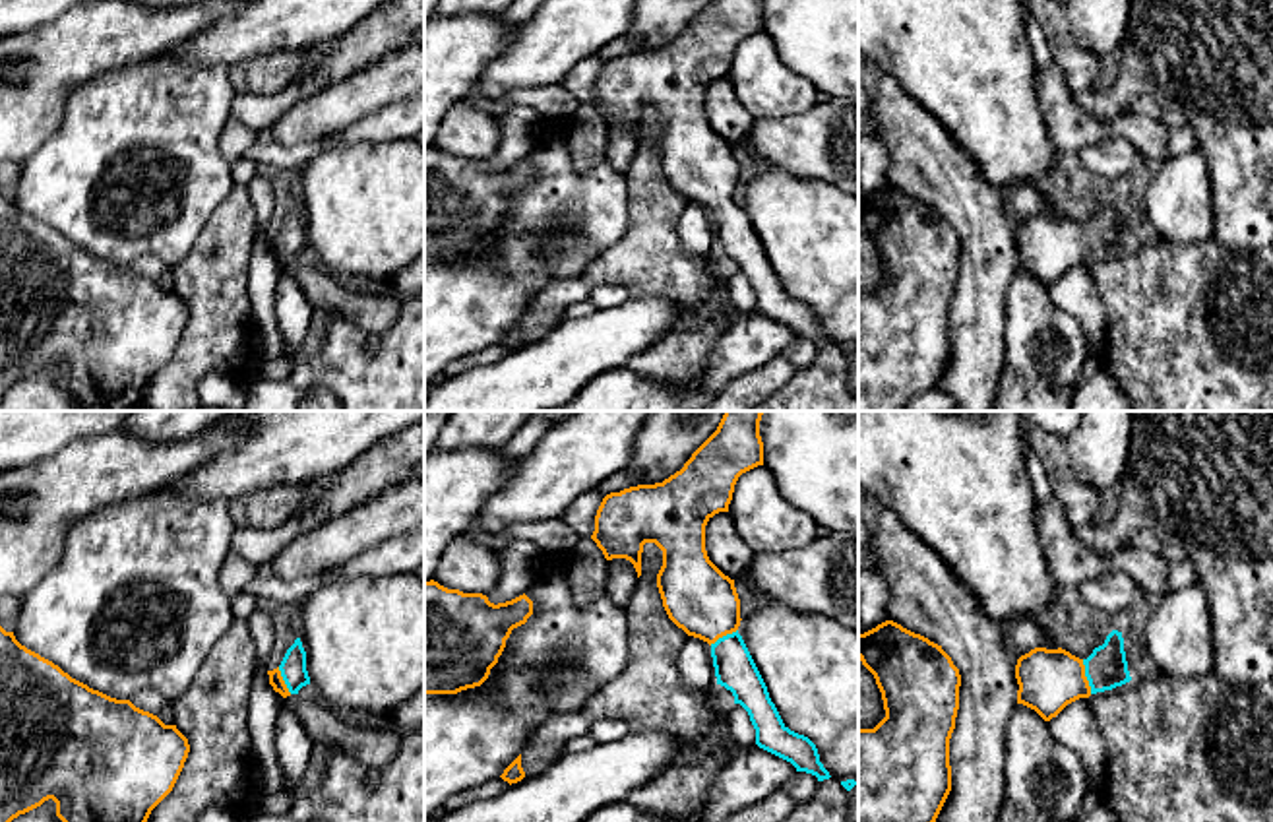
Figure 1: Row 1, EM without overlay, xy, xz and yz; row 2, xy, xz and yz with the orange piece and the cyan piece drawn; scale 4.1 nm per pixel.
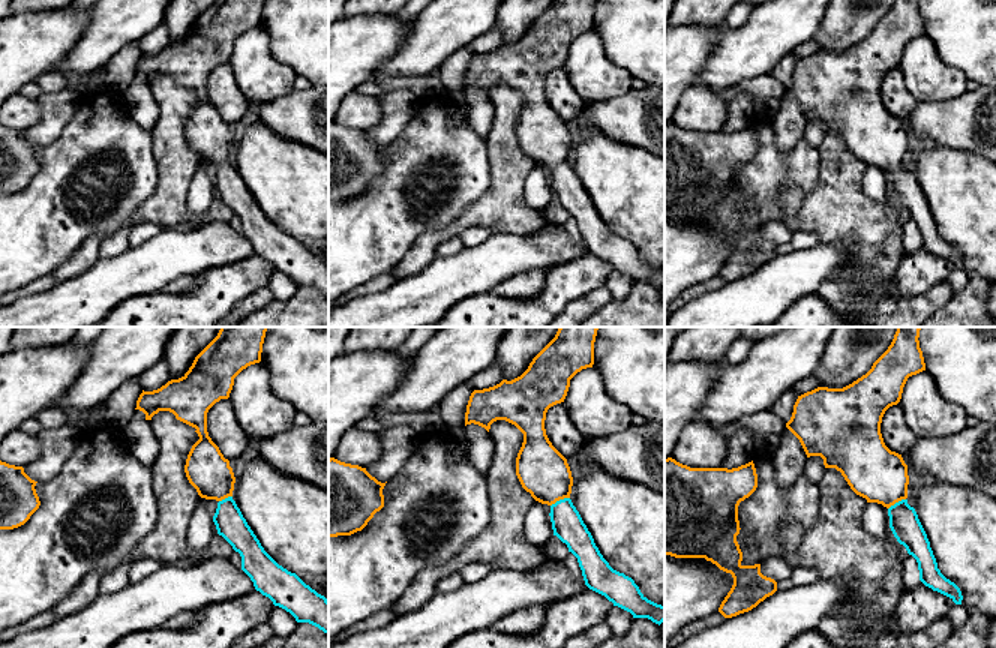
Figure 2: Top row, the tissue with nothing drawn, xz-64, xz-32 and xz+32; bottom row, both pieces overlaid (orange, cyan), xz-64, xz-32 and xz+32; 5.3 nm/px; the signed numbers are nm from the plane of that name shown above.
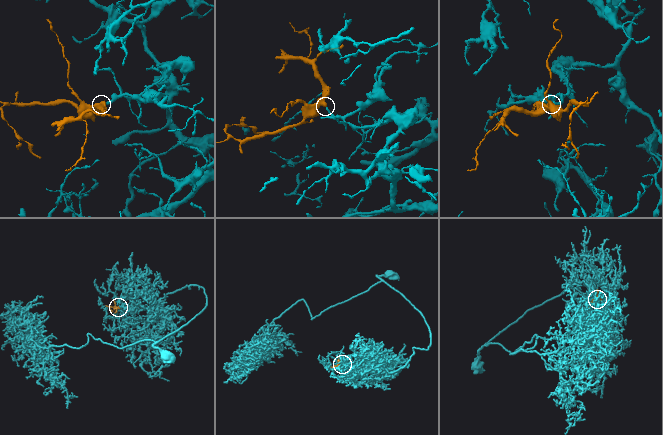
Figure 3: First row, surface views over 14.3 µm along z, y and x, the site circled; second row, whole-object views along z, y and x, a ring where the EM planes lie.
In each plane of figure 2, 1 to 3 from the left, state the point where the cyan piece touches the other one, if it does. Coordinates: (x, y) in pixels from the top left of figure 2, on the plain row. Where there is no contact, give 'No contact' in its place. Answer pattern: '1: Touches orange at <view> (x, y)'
1: Touches orange at xz-64 (225, 161)
2: Touches orange at xz-32 (560, 162)
3: Touches orange at xz+32 (896, 165)

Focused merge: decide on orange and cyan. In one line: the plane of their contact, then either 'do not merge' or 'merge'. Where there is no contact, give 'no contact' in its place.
meets orange in yz; merge

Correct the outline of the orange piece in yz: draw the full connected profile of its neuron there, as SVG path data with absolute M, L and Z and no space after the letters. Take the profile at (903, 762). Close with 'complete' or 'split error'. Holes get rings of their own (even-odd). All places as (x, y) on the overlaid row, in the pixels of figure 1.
M893 620L858 634L858 659L874 675L885 710L874 729L858 729L858 822L936 822L951 791L949 739L959 710L959 669L942 646Z | complete

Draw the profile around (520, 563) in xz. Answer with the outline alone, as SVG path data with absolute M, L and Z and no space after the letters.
M527 539L512 541L508 547L496 551L496 554L500 560L500 578L486 593L494 605L523 595L544 564L544 553Z

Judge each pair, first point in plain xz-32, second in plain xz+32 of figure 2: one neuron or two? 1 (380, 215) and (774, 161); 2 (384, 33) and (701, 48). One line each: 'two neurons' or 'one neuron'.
1: one neuron
2: one neuron

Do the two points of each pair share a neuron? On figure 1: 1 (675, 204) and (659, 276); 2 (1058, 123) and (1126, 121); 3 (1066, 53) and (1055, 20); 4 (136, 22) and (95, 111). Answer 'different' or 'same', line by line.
1: same
2: same
3: same
4: different

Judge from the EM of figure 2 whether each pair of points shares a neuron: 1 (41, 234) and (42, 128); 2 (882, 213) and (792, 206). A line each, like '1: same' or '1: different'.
1: different
2: different

